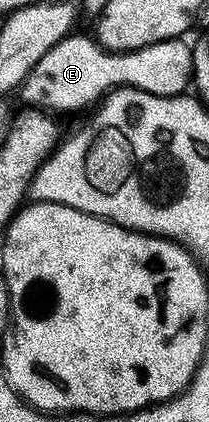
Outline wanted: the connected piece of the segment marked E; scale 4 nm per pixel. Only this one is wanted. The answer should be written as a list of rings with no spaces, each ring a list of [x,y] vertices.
[[[90,34],[87,35],[67,35],[33,66],[17,91],[28,108],[42,109],[47,113],[79,111],[90,103],[98,104],[116,89],[134,89],[154,95],[182,95],[192,86],[192,48],[187,43],[183,44],[182,38],[166,39],[136,51],[106,51]]]

